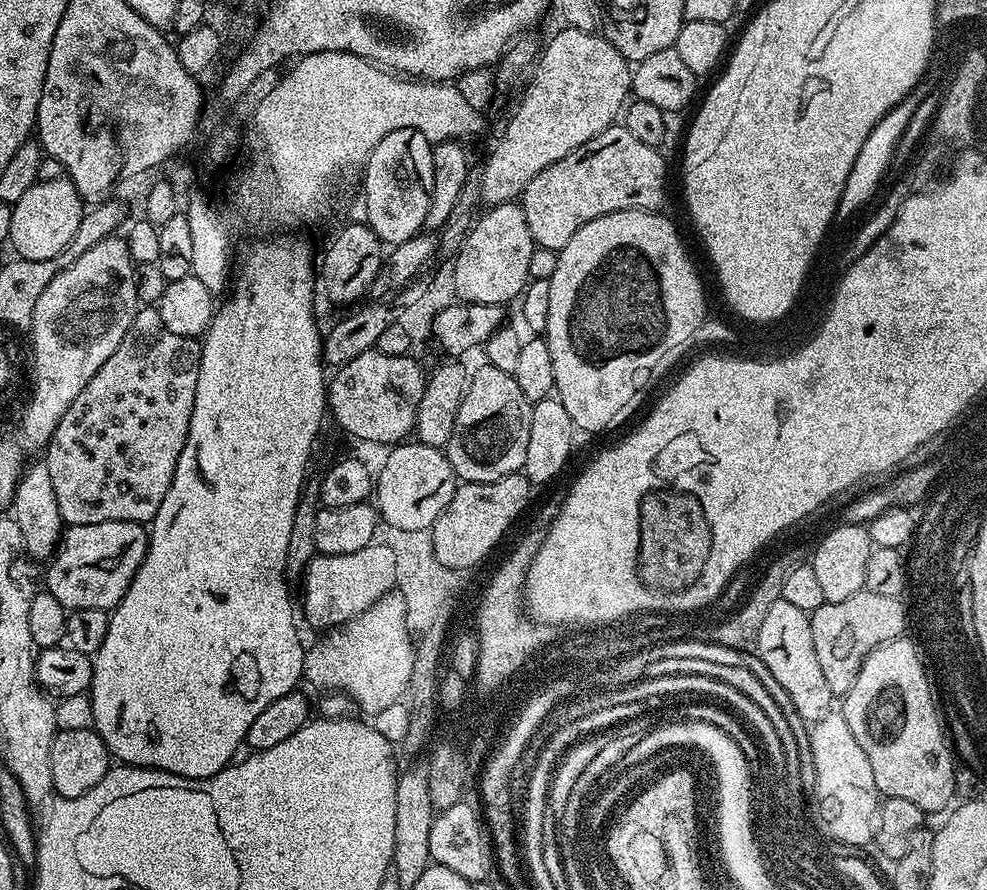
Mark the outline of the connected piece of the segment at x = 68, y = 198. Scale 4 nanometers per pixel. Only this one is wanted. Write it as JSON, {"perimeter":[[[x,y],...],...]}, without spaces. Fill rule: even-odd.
{"perimeter":[[[67,178],[54,182],[37,180],[36,184],[30,186],[30,190],[26,190],[26,194],[22,194],[22,198],[18,198],[18,202],[12,205],[7,243],[12,244],[19,259],[34,262],[52,259],[62,254],[71,244],[85,211],[86,201],[80,197],[71,180]]]}

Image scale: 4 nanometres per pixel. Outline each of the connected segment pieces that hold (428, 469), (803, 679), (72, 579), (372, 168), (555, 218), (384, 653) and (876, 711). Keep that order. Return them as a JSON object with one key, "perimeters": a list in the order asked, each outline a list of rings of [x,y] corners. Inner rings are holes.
{"perimeters":[[[[401,442],[390,448],[387,465],[375,473],[374,507],[389,529],[427,532],[438,514],[446,510],[450,498],[454,498],[457,483],[456,471],[441,449],[419,442]]],[[[782,599],[774,602],[774,606],[767,611],[766,618],[763,619],[755,653],[762,658],[762,662],[766,662],[770,674],[774,674],[774,678],[786,689],[786,694],[790,694],[794,707],[798,714],[802,714],[805,722],[815,722],[829,715],[831,708],[828,707],[834,700],[834,693],[822,675],[822,666],[818,663],[809,613],[798,610],[791,602]]],[[[94,522],[93,524],[73,524],[65,527],[60,543],[56,546],[56,551],[52,553],[47,561],[48,569],[42,576],[43,587],[66,610],[78,608],[103,608],[111,610],[116,607],[116,603],[128,592],[128,587],[134,582],[134,574],[138,574],[138,566],[146,558],[148,549],[148,528],[138,522]]],[[[419,127],[407,128],[406,130],[394,130],[390,134],[386,134],[386,138],[382,138],[382,142],[378,142],[378,146],[374,146],[374,150],[368,156],[368,160],[364,163],[362,169],[362,181],[364,180],[364,216],[363,219],[372,227],[374,234],[380,240],[381,245],[395,246],[406,242],[410,238],[421,235],[424,223],[426,222],[426,214],[430,214],[430,198],[432,197],[432,187],[434,186],[434,158],[432,157],[433,141],[426,138],[426,134]]],[[[613,126],[578,146],[578,150],[566,154],[566,158],[554,162],[554,166],[546,166],[546,170],[526,186],[522,197],[526,226],[530,226],[533,241],[541,248],[559,250],[574,238],[577,230],[594,218],[631,208],[641,208],[644,212],[663,209],[664,195],[668,192],[668,164],[662,153],[660,148],[651,148],[646,142],[634,138],[628,128]]],[[[390,591],[354,619],[339,628],[327,629],[317,644],[305,651],[303,679],[309,680],[316,688],[328,688],[324,690],[329,693],[349,696],[359,711],[361,708],[364,712],[384,712],[405,699],[410,674],[414,670],[414,636],[408,631],[408,603],[399,591]]],[[[915,639],[891,640],[874,649],[862,662],[842,700],[846,726],[850,726],[850,734],[854,734],[858,746],[862,746],[866,759],[870,761],[874,786],[881,797],[914,802],[914,806],[925,814],[940,812],[953,802],[958,764]]]]}

